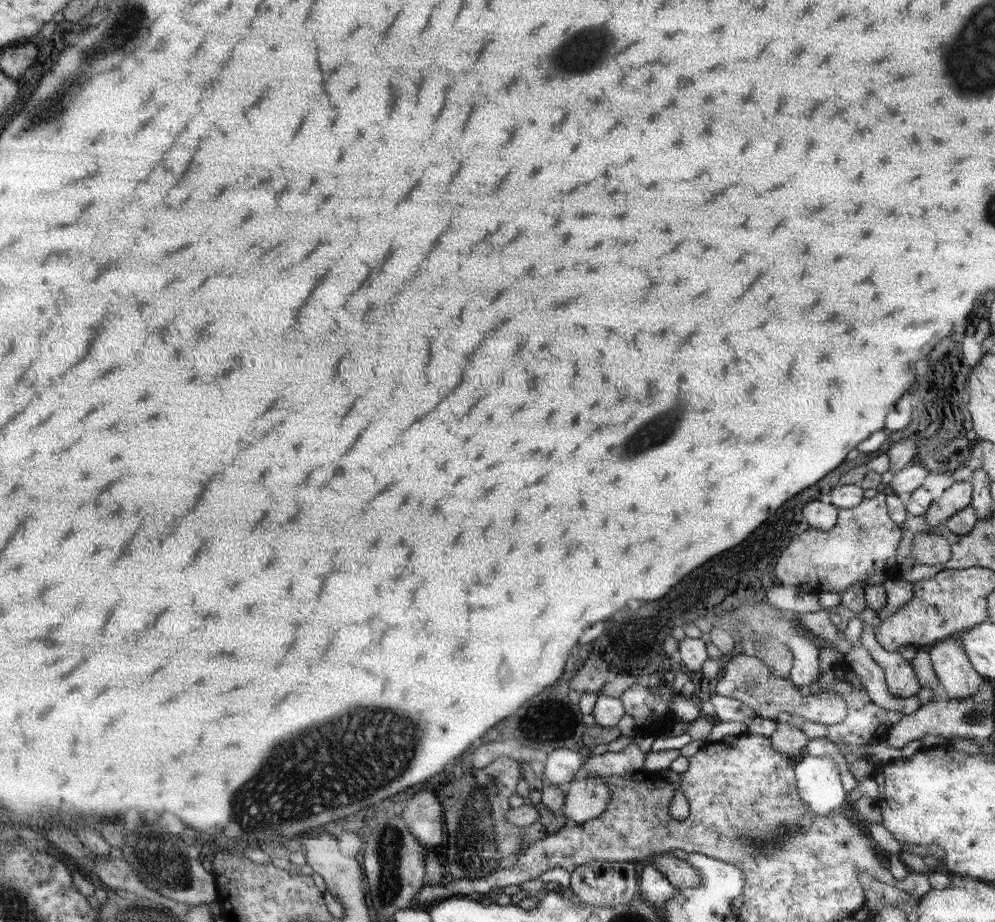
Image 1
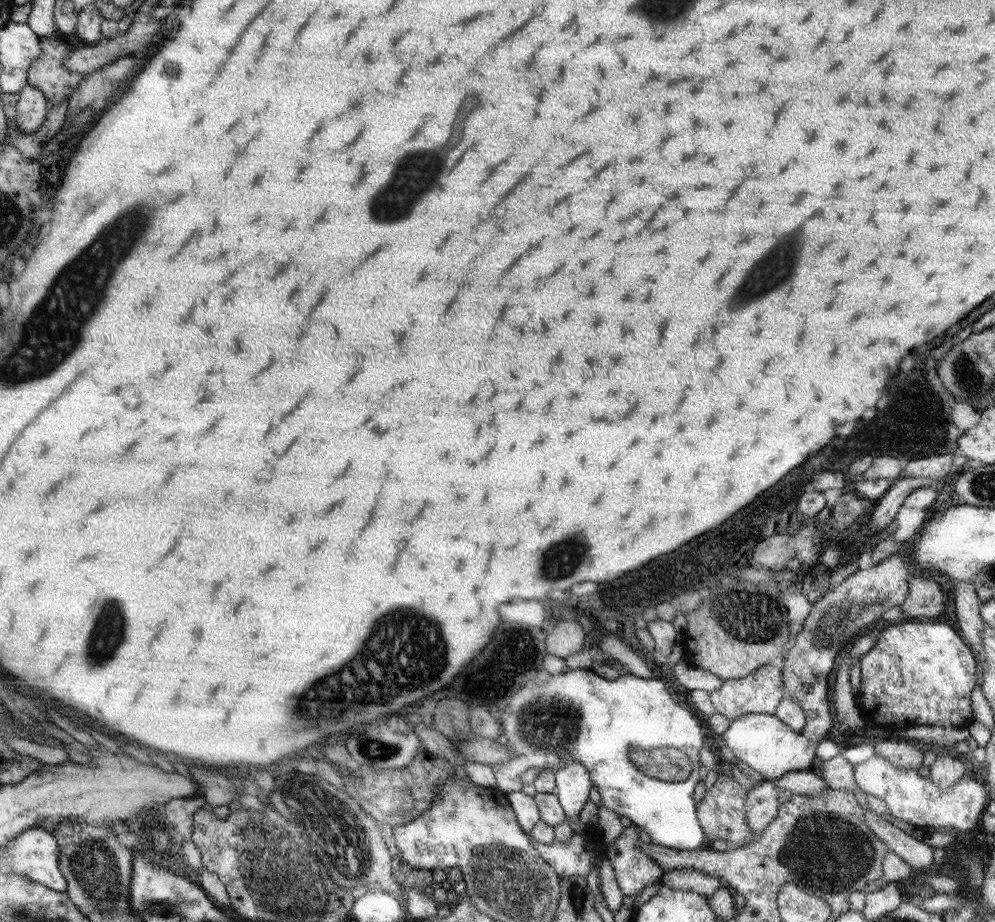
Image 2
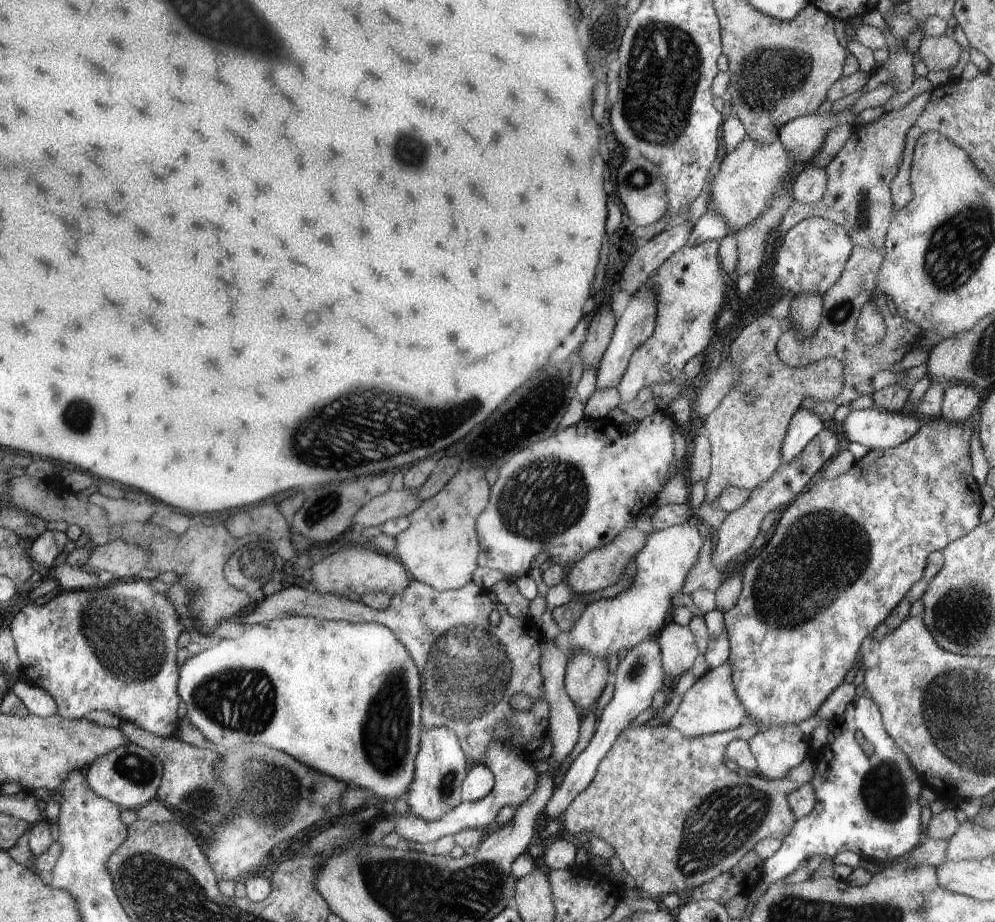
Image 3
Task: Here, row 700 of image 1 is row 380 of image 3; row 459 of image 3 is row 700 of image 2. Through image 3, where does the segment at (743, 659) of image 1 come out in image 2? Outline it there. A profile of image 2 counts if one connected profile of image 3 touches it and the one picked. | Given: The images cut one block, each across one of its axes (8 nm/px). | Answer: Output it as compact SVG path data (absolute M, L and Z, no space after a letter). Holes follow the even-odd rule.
M765 664L745 678L723 680L719 690L709 692L709 696L711 696L711 704L715 708L715 714L721 714L733 722L745 714L769 714L769 716L773 716L777 712L779 702L787 696L785 692L787 690L783 688L783 672L777 668L777 664Z

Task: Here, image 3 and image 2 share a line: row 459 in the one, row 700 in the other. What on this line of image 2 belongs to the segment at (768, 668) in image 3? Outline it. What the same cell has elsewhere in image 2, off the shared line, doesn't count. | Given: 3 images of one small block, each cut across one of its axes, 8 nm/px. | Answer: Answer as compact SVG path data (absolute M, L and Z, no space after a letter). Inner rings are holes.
M923 620L887 626L859 666L859 714L877 728L969 726L973 720L971 692L977 688L979 658L949 624Z

